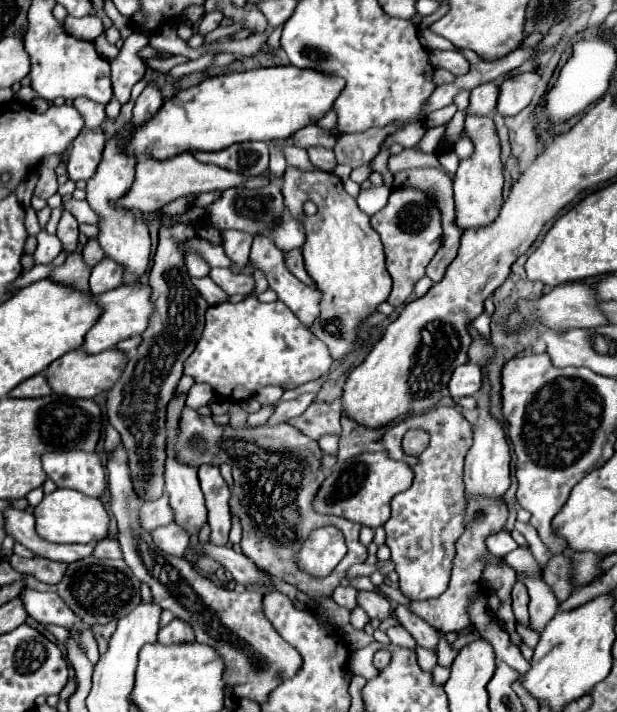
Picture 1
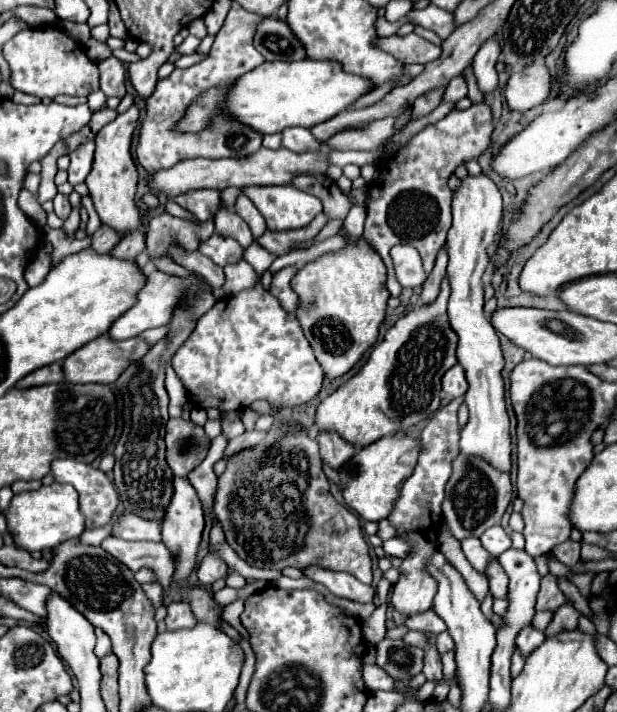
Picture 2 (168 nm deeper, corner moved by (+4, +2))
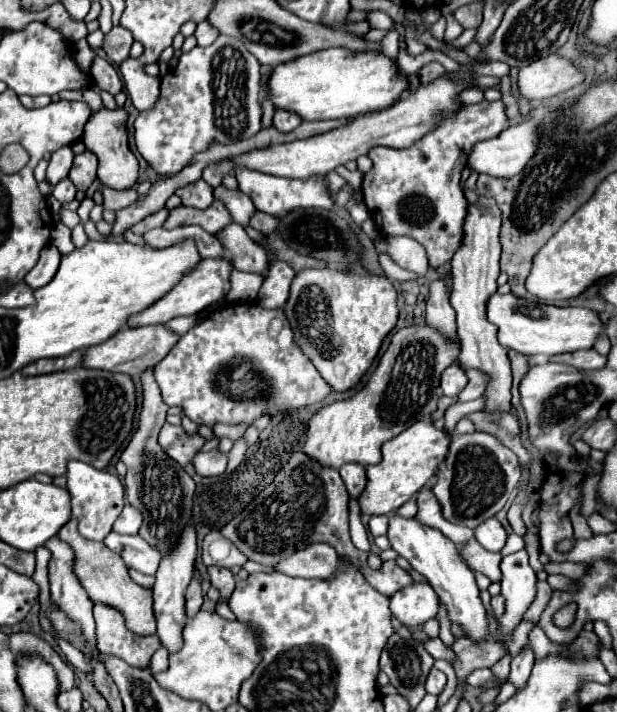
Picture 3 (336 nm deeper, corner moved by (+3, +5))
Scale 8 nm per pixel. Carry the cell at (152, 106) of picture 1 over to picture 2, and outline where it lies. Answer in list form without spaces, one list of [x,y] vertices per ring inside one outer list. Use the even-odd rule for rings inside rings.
[[[130,106],[124,114],[118,114],[116,120],[108,122],[94,138],[96,152],[94,152],[94,166],[92,172],[86,178],[86,184],[90,188],[90,196],[94,200],[96,212],[102,218],[104,224],[112,226],[114,230],[128,234],[140,226],[140,214],[134,206],[134,194],[138,184],[138,170],[130,156],[130,142],[132,134],[138,126],[138,106]]]

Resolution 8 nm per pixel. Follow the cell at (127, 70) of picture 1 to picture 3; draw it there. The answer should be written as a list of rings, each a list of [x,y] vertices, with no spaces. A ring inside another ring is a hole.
[[[95,57],[93,65],[91,65],[91,77],[95,81],[95,85],[103,91],[109,91],[111,95],[119,93],[123,89],[123,81],[117,73],[117,67],[113,63],[109,63],[103,57]]]

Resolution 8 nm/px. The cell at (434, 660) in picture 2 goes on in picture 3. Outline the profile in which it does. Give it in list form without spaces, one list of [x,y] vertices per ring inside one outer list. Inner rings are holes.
[[[431,669],[431,673],[429,673],[429,677],[427,677],[427,683],[425,683],[425,689],[427,689],[427,693],[441,693],[443,691],[443,687],[445,687],[445,683],[447,683],[447,679],[445,679],[445,673],[441,673],[439,669]]]

